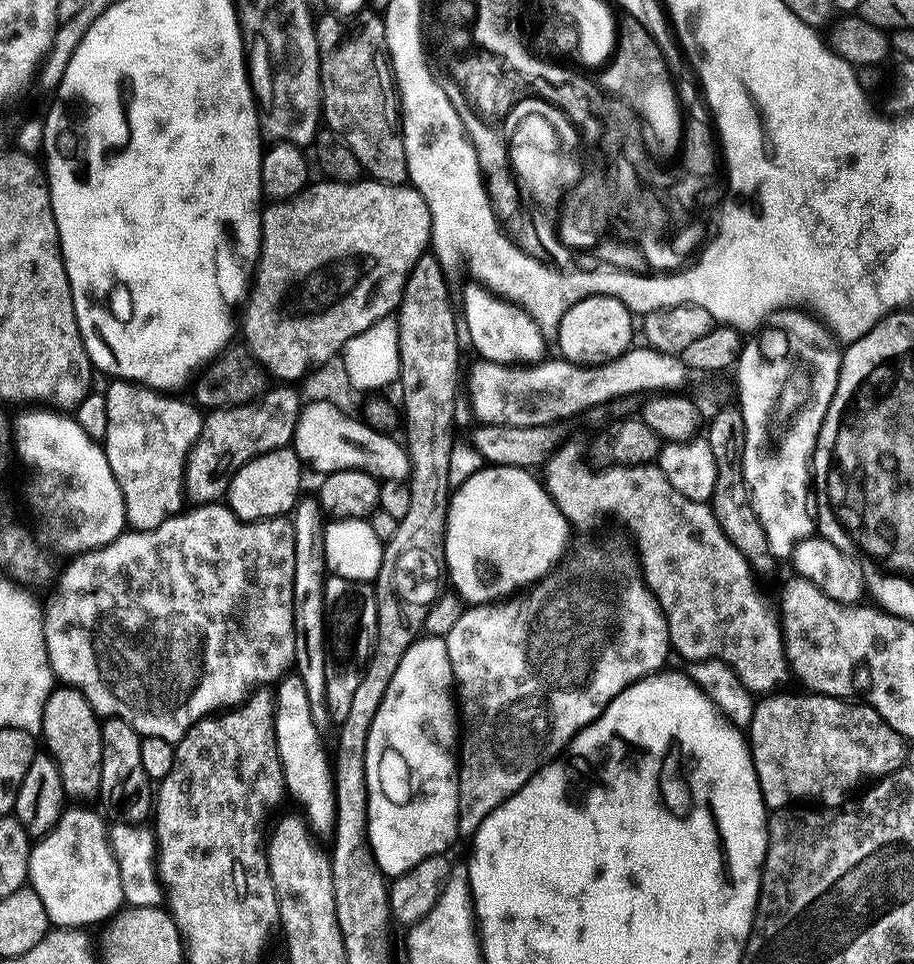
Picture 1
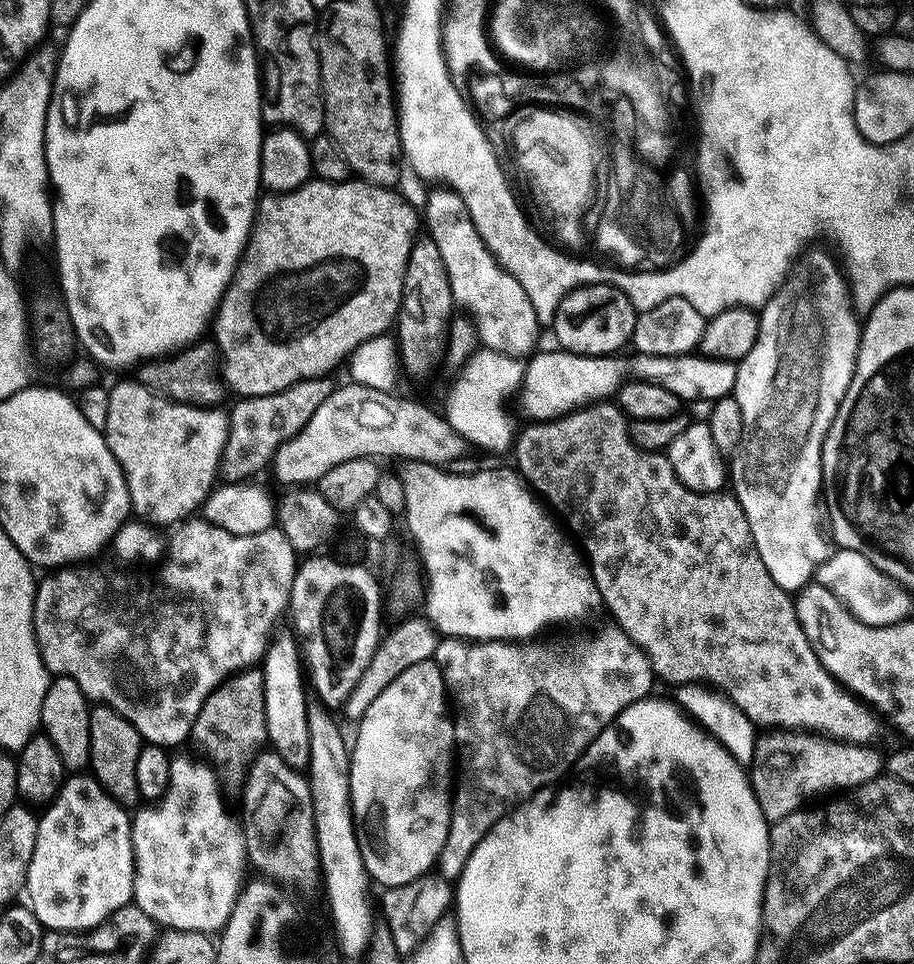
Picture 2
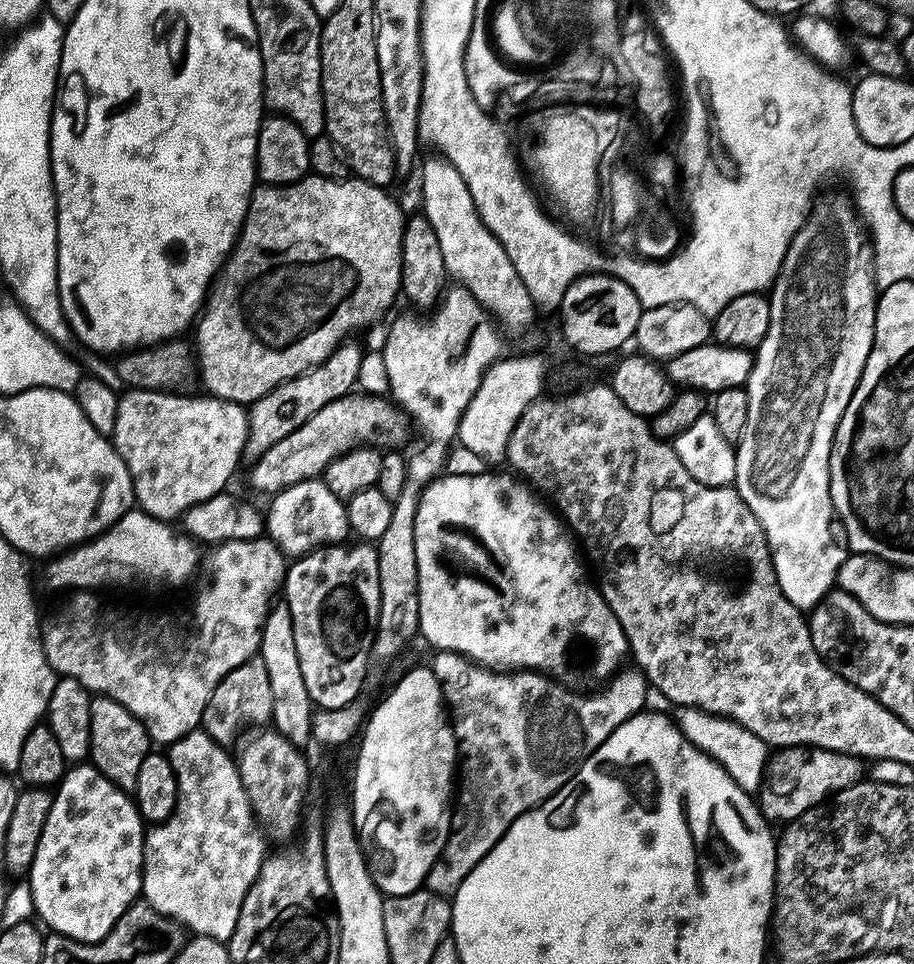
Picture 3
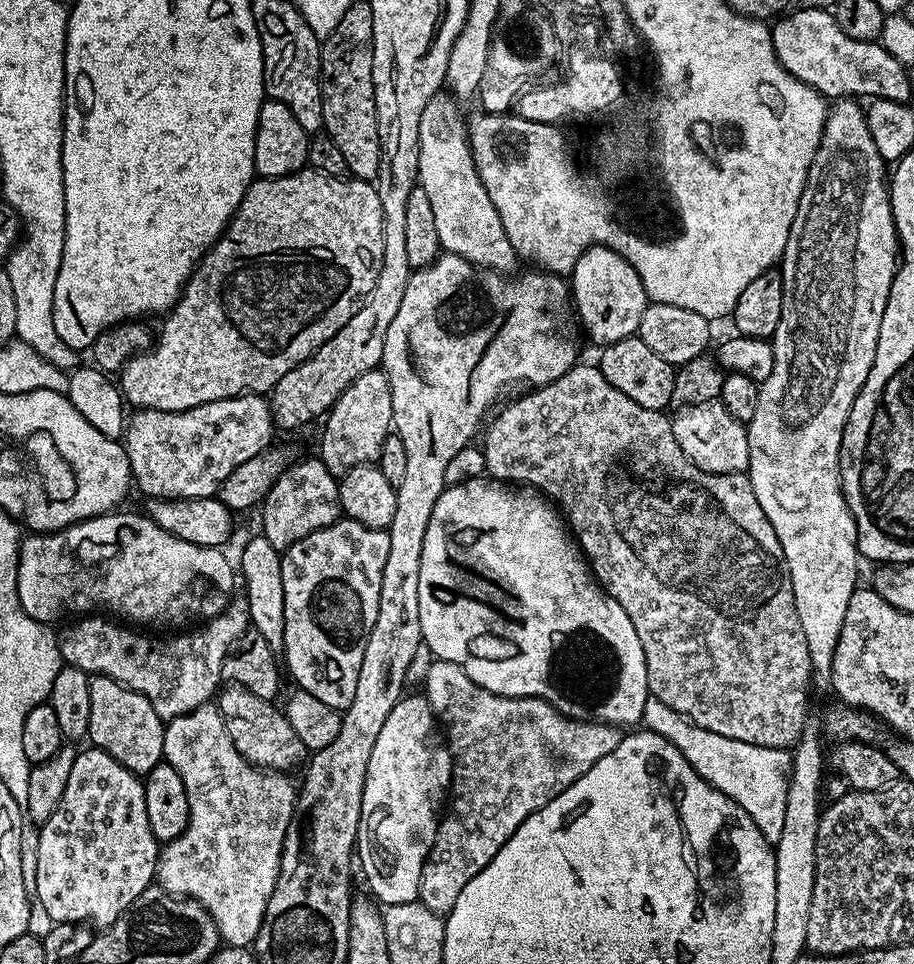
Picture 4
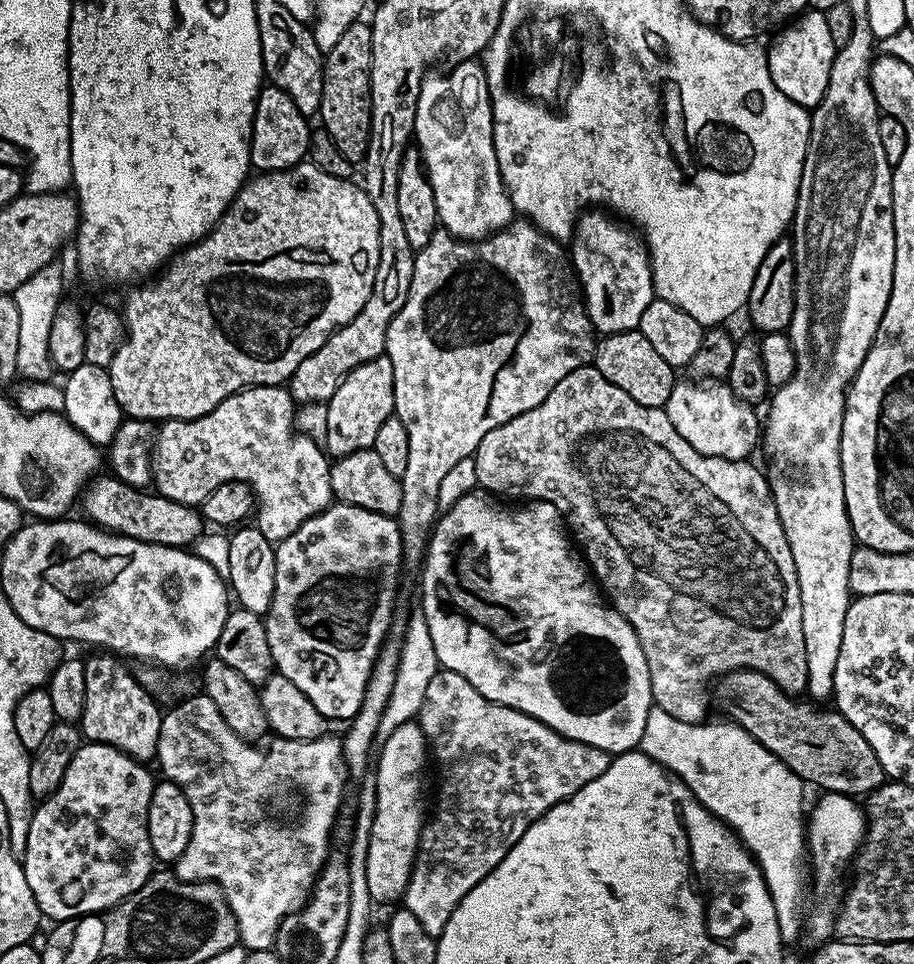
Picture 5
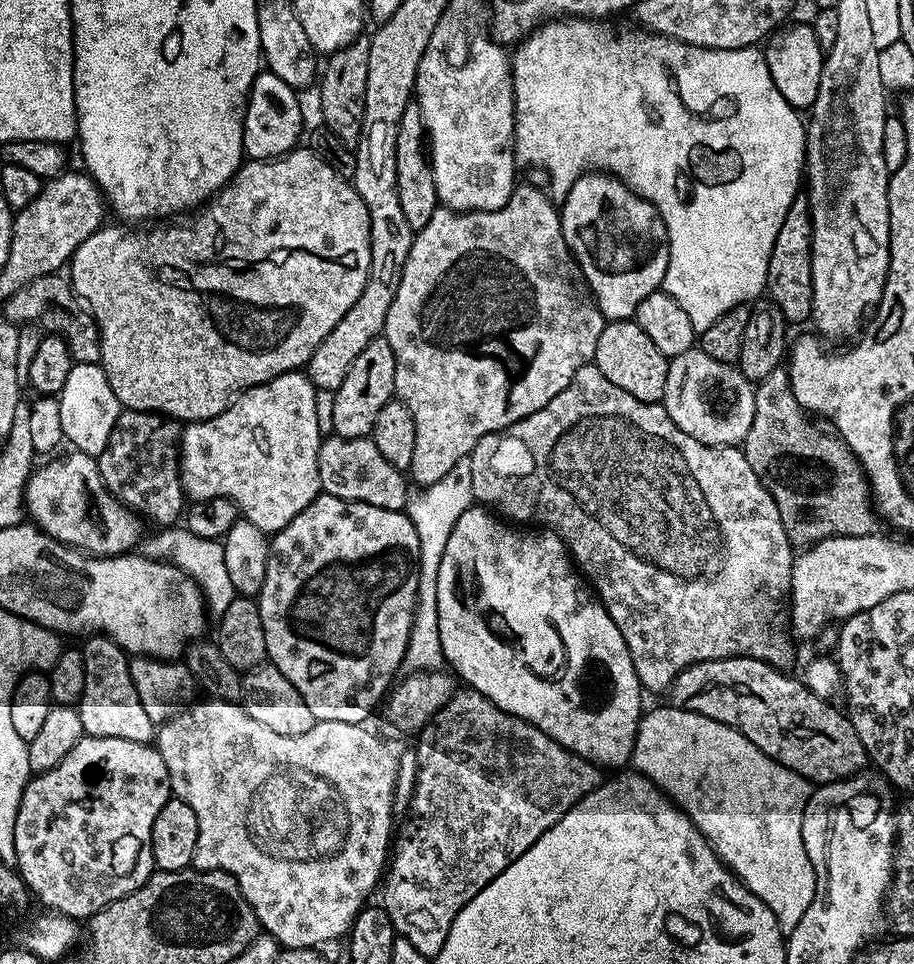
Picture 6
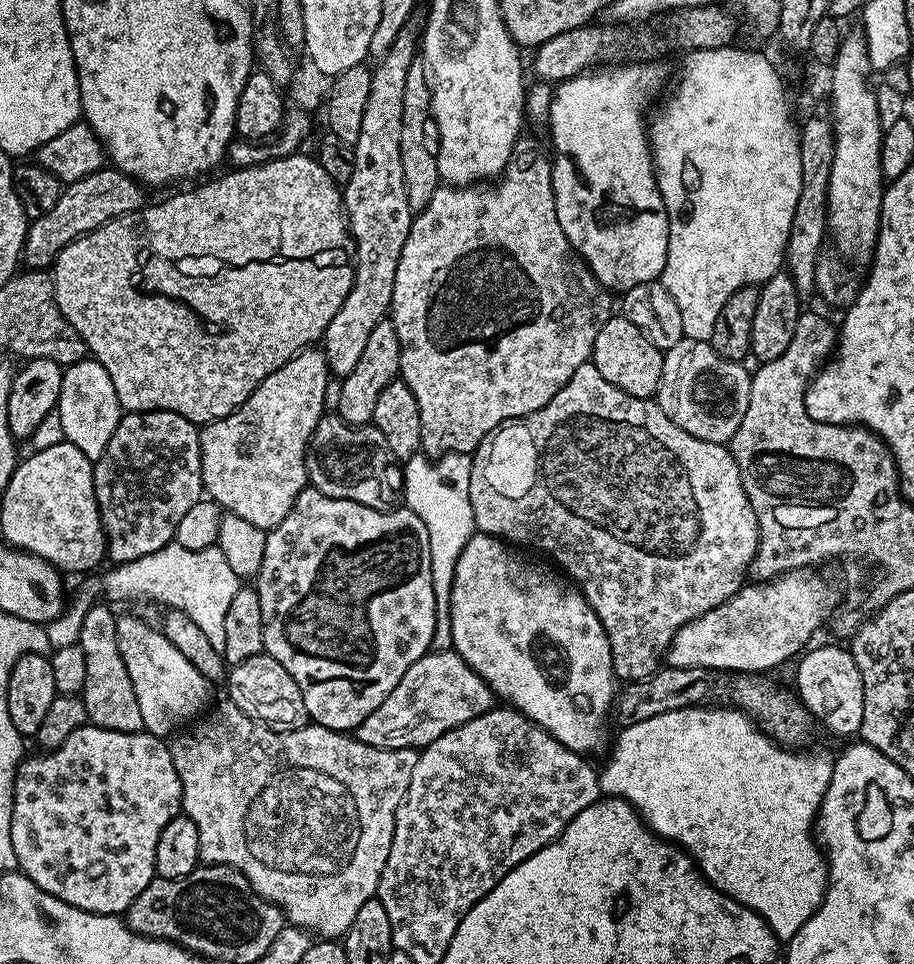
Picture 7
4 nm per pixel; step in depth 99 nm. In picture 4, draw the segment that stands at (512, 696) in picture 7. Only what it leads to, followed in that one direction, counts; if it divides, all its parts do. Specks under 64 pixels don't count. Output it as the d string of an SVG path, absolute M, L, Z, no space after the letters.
M487 475L475 476L461 484L447 485L438 502L434 502L430 526L426 526L426 538L422 542L422 570L418 570L418 618L422 622L422 642L432 651L435 659L462 666L473 682L499 696L533 696L546 700L550 706L572 720L594 720L598 724L613 726L639 725L643 721L644 707L650 693L646 654L642 654L642 642L638 642L638 633L634 631L630 617L592 575L591 567L579 543L570 535L563 515L539 491L518 488L521 487L493 480Z

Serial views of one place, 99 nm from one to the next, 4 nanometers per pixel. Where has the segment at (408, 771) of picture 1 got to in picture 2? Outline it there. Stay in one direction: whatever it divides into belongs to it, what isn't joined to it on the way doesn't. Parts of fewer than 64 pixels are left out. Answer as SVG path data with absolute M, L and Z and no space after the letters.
M429 659L412 665L404 673L398 674L398 678L394 678L394 682L390 682L390 686L386 686L386 690L382 690L382 694L378 694L378 698L374 698L374 702L370 702L366 714L358 721L357 728L360 729L356 732L356 745L353 743L350 748L348 777L352 787L352 815L355 820L356 839L360 841L364 869L375 883L377 880L384 888L402 886L414 878L433 871L434 865L439 861L442 846L446 846L446 834L450 830L454 788L454 720L450 715L450 700L446 695L444 674L441 672L439 664Z

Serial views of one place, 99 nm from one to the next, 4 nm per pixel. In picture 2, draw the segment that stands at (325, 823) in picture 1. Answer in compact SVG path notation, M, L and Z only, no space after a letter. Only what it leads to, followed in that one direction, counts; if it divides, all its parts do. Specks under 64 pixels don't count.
M295 635L279 636L271 641L262 661L268 738L271 747L290 767L304 770L308 767L308 700L304 696L304 680L300 677L302 652Z

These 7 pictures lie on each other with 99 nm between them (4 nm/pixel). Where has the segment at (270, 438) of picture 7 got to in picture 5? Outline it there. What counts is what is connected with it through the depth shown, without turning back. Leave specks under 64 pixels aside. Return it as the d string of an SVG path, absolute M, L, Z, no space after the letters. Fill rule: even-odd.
M258 384L255 388L243 388L233 396L227 396L210 414L193 420L165 420L159 425L152 446L152 484L160 495L174 502L199 506L222 482L244 480L252 485L254 500L258 507L254 512L254 524L260 533L273 542L290 538L302 522L325 512L333 503L330 486L332 465L325 449L308 436L296 436L292 423L296 420L297 405L287 387L279 384ZM300 488L308 492L308 504L292 508Z

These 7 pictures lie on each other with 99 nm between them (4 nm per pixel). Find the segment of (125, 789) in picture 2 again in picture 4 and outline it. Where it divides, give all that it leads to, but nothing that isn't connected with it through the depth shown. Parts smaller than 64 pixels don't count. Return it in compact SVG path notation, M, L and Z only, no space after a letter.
M105 676L90 679L90 726L87 739L91 747L101 748L126 770L141 778L164 760L164 726L159 714L134 690Z

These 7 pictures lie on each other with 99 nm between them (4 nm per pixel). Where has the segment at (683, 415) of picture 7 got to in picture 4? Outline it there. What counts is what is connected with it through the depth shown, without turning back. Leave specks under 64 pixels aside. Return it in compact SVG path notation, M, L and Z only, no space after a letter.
M719 400L702 402L698 406L679 409L671 417L672 433L682 446L682 454L707 472L714 474L747 473L748 470L748 430L738 418L734 418Z

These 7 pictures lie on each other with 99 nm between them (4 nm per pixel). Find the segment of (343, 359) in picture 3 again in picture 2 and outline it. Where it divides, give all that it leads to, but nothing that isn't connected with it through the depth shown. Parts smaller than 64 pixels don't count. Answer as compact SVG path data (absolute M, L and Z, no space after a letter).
M320 378L303 380L281 392L265 396L246 396L237 399L236 405L228 412L228 437L224 452L220 455L218 476L224 482L244 482L255 472L267 469L271 465L276 451L294 434L310 422L314 410L322 406L329 391Z

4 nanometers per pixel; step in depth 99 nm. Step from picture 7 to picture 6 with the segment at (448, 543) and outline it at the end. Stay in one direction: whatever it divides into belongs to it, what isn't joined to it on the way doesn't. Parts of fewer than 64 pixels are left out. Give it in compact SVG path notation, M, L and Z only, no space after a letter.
M471 459L458 462L446 474L446 478L438 478L438 482L421 487L420 492L411 497L406 509L414 522L414 530L418 530L418 546L420 547L420 573L418 574L418 594L414 622L410 630L410 642L406 646L403 667L409 673L434 672L445 667L442 637L438 635L438 566L442 563L442 553L446 550L446 542L450 538L450 530L454 530L454 522L462 518L466 509L473 507Z

